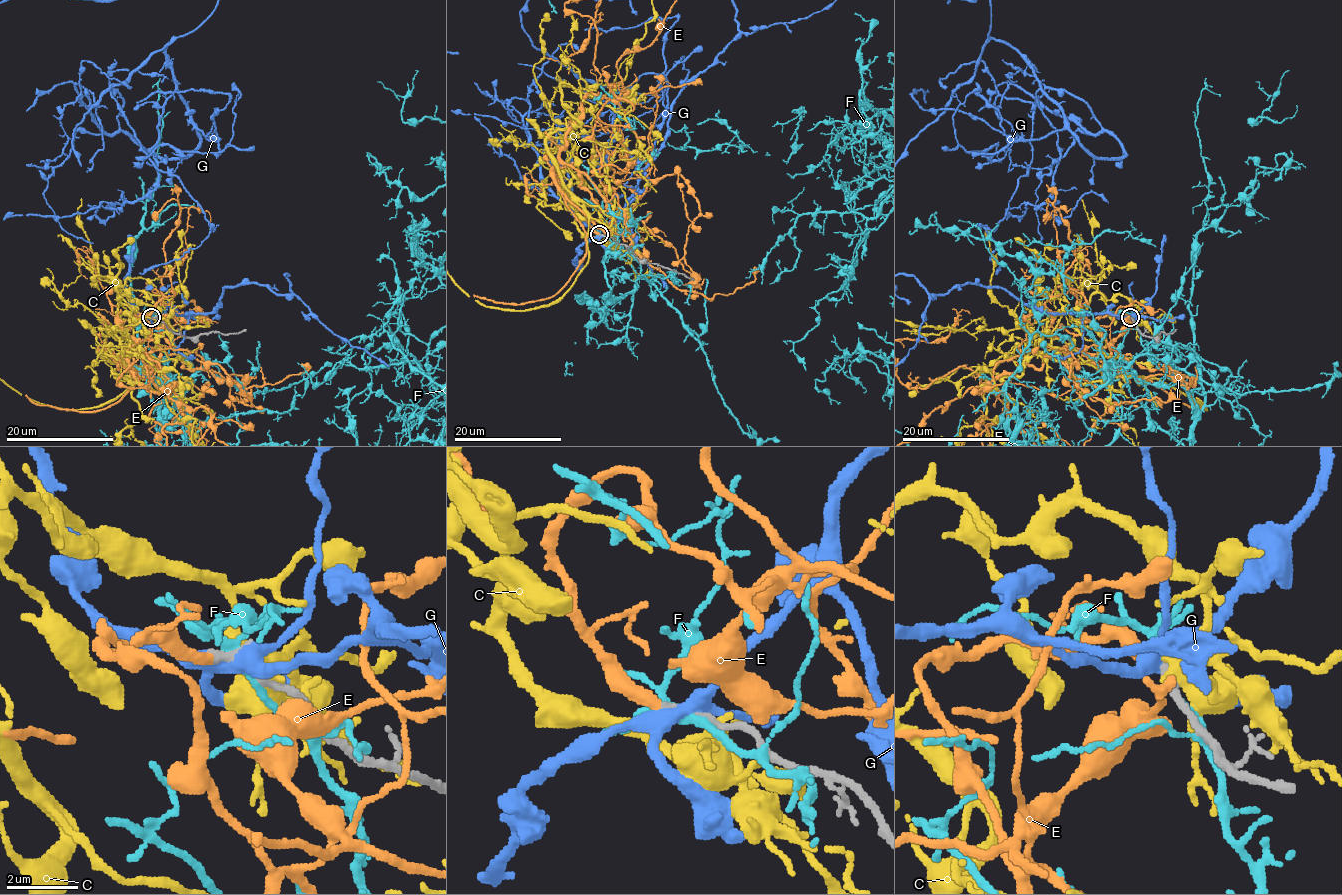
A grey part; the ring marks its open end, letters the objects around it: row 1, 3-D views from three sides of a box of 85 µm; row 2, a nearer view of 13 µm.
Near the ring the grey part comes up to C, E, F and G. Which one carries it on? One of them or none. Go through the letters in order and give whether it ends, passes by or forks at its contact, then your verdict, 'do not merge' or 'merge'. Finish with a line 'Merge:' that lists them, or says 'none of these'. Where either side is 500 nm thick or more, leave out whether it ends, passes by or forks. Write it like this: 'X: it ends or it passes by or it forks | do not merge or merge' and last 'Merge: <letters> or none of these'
C: it forks | do not merge
E: it ends | merge
F: it forks | do not merge
G: it forks | do not merge
Merge: E

